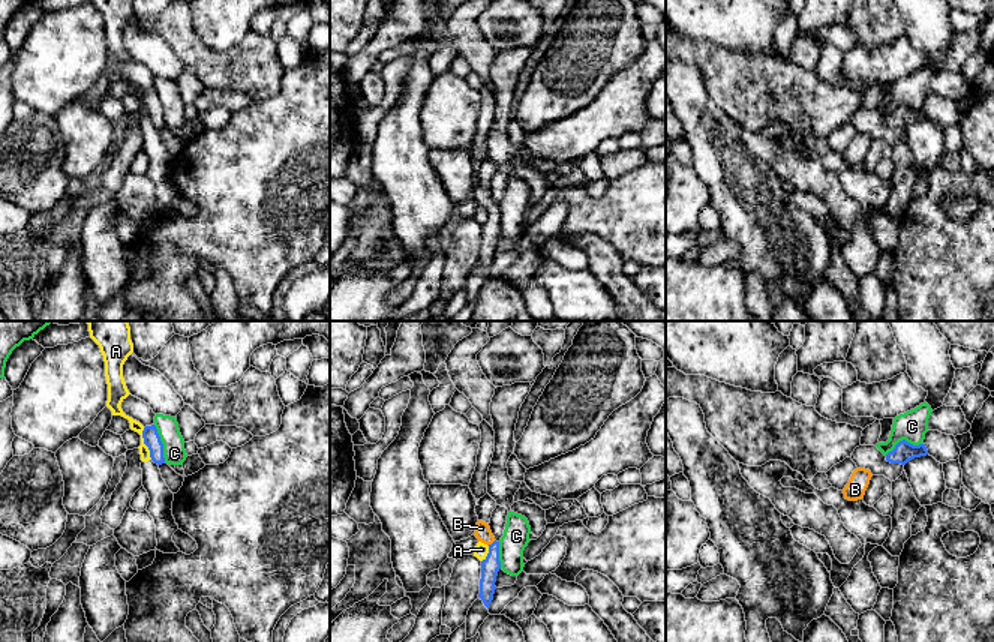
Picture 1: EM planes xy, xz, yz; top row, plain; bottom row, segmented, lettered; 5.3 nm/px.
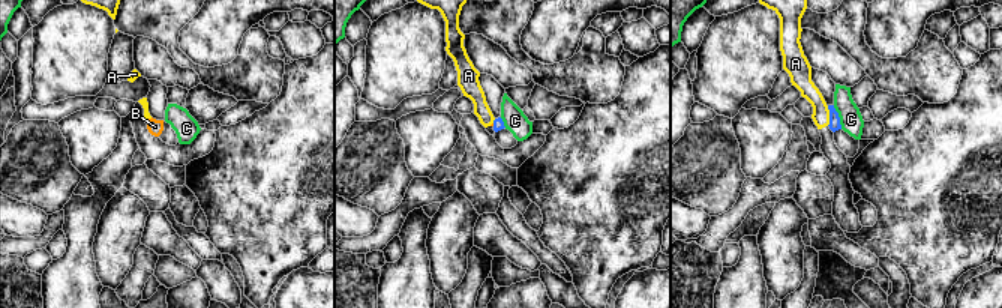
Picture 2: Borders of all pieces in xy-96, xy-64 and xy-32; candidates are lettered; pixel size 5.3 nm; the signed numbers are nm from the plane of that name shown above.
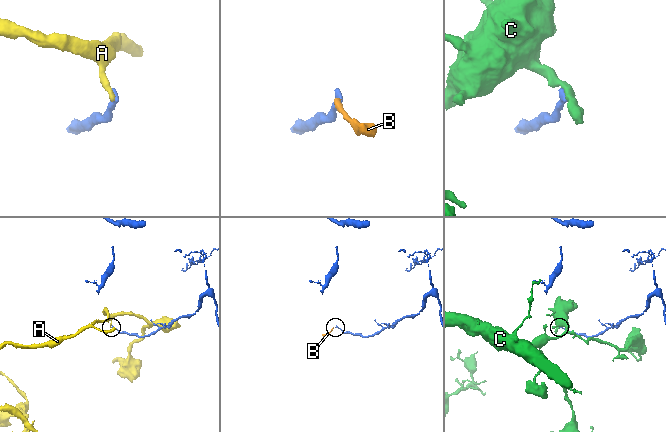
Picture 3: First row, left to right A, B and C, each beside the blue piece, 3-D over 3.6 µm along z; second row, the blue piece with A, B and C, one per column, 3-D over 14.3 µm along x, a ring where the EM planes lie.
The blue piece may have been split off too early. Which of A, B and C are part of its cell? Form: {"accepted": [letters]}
{"accepted": ["B"]}

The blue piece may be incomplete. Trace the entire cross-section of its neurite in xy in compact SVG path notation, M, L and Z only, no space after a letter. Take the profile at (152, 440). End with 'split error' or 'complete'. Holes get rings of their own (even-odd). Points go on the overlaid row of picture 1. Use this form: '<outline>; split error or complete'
M154 424L145 426L142 430L142 438L144 438L144 444L150 450L151 460L157 465L165 464L163 444L160 441L156 426Z; complete

